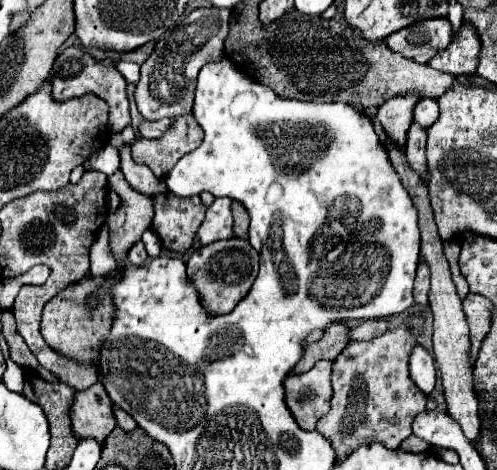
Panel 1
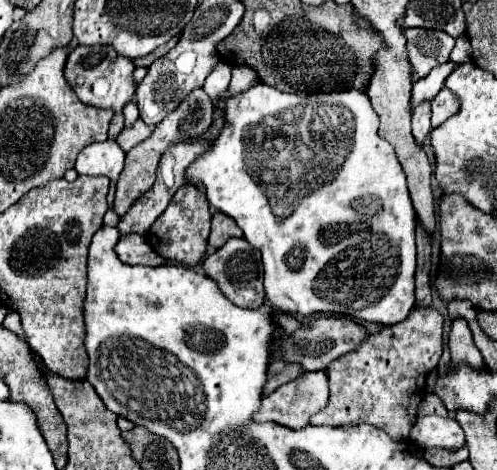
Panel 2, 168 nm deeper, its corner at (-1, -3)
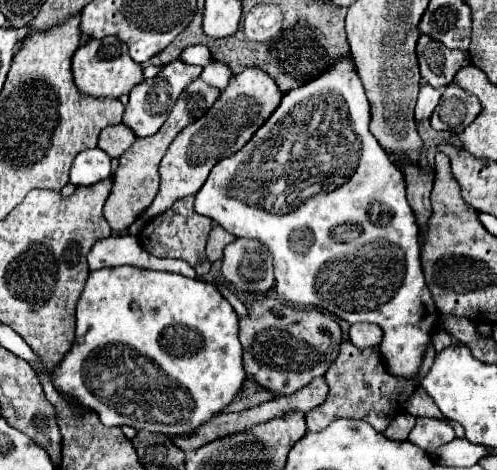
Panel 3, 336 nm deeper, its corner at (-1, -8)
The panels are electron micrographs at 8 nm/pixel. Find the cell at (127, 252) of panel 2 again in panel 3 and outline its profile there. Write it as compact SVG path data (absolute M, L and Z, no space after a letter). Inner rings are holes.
M117 234L117 236L107 236L99 242L93 244L89 256L87 256L89 270L99 270L107 266L137 266L137 268L149 268L149 270L165 270L165 272L175 272L187 278L197 278L195 270L185 262L185 260L161 260L145 252L141 248L139 240L131 234Z

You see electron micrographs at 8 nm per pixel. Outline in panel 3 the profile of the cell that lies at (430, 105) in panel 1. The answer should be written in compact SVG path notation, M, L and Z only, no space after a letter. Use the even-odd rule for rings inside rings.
M449 84L443 88L441 100L431 116L431 126L439 132L459 134L469 126L481 112L481 102L471 92Z

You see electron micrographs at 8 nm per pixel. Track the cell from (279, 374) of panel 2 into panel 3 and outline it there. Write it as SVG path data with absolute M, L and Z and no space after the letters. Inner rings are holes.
M247 378L245 384L241 386L241 396L237 396L237 400L233 400L233 404L229 404L229 408L225 408L225 412L241 412L241 410L259 406L271 398L273 398L273 394L269 390L253 384L253 380Z

